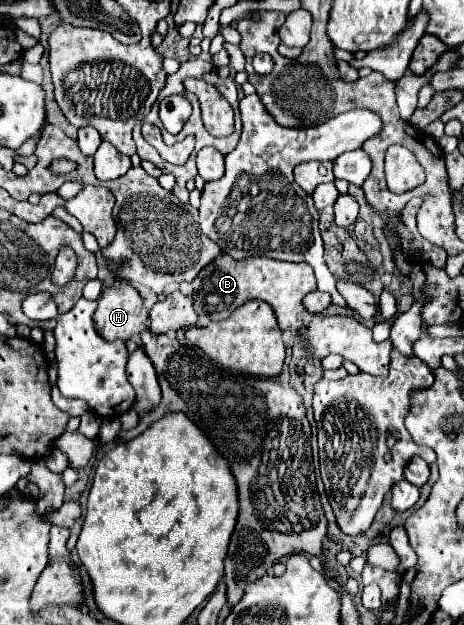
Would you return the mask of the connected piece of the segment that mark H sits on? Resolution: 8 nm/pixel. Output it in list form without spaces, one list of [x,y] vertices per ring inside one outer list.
[[[121,283],[117,287],[109,287],[101,293],[99,297],[99,307],[95,311],[95,327],[99,331],[99,335],[105,341],[129,341],[131,337],[139,335],[145,331],[147,327],[147,309],[143,307],[143,299],[137,293],[137,289],[133,289],[129,283]]]

